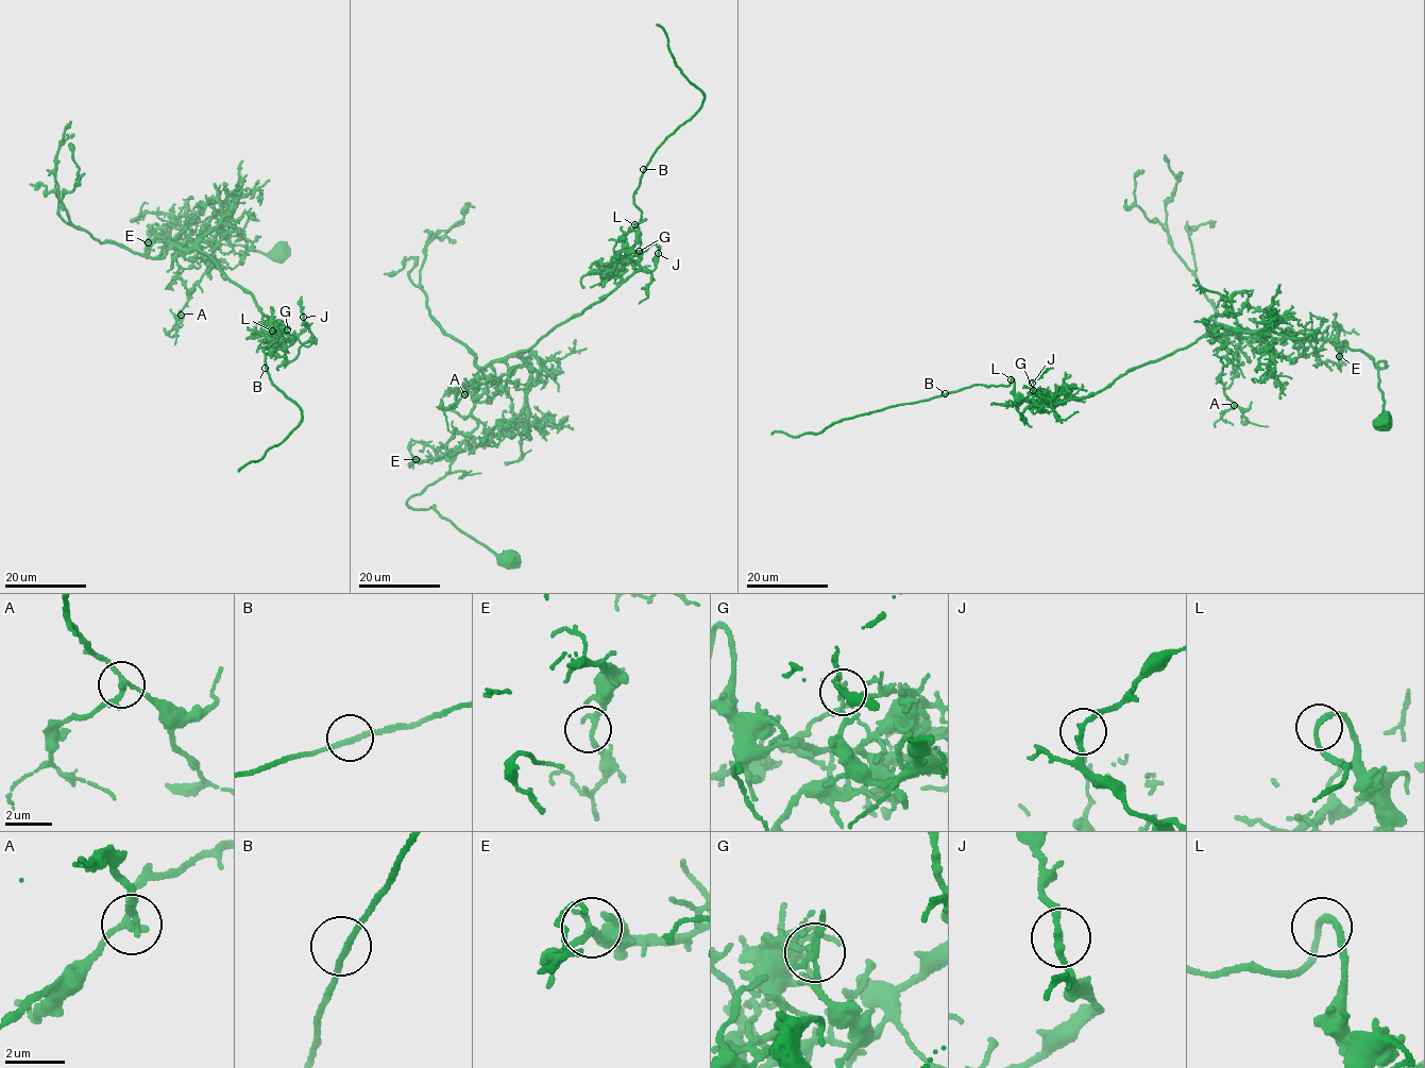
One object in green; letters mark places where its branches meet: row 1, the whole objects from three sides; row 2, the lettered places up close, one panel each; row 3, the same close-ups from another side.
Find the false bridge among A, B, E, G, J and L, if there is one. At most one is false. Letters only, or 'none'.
G

